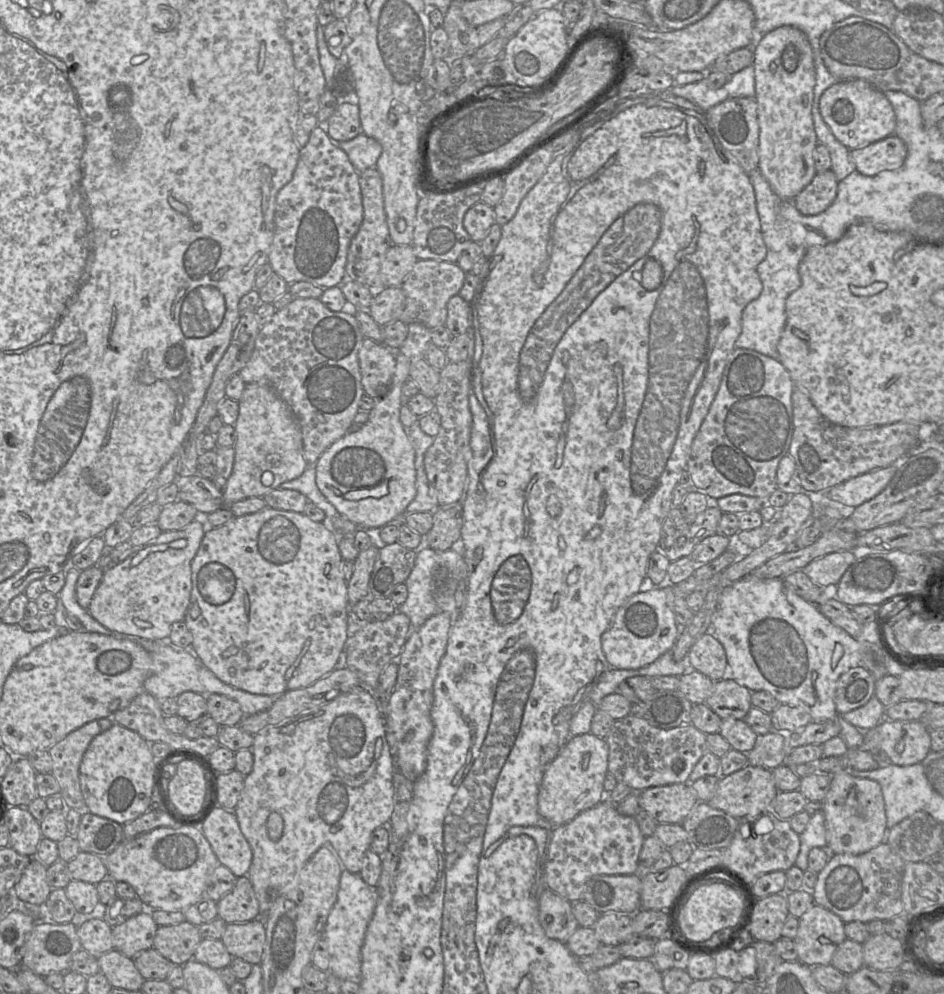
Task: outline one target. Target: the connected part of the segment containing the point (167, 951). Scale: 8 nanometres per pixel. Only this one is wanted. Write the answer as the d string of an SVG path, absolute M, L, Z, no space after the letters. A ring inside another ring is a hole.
M184 921L178 925L158 927L152 948L174 964L183 965L193 958L196 948L202 940L198 926Z

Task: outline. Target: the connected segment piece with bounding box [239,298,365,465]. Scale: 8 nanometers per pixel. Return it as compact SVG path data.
M295 298L260 328L252 356L239 372L245 383L269 386L290 406L300 423L304 458L309 465L314 465L330 445L347 434L359 412L365 391L358 354L364 338L354 313L332 311L317 298Z

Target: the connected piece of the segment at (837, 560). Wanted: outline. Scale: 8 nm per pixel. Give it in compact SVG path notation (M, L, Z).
M857 550L837 551L810 562L803 572L820 586L837 586L845 571L855 562Z

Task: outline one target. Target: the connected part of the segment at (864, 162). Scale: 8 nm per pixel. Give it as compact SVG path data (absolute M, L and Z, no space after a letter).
M893 134L850 152L856 170L867 176L900 168L905 163L907 155L908 149L905 142Z

